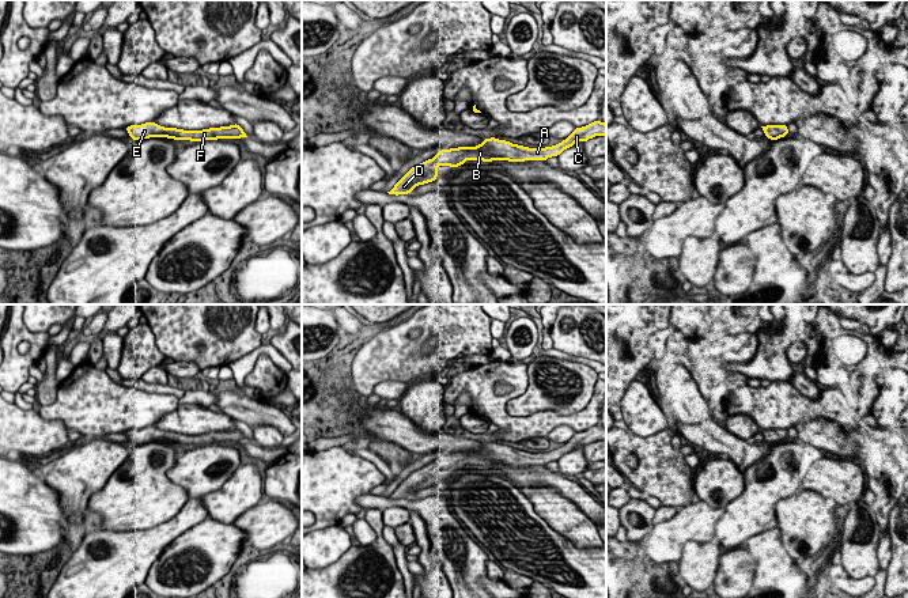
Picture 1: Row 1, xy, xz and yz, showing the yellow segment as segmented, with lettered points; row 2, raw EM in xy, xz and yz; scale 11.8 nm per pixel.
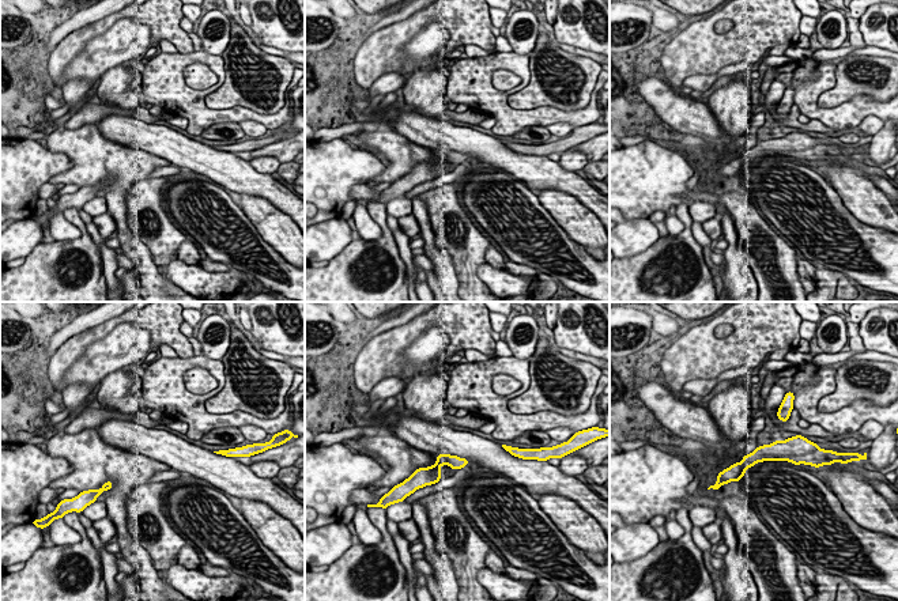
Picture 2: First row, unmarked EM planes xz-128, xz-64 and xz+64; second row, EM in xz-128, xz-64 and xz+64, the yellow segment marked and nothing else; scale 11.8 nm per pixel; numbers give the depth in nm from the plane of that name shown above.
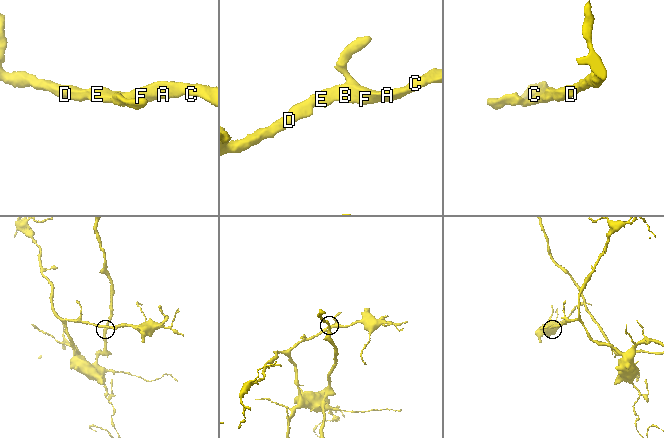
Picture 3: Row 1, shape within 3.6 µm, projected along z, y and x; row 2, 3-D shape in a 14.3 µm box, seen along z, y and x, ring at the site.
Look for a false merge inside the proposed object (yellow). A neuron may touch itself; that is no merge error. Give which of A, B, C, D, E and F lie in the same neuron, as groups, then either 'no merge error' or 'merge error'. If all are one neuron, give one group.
A B C D E F | no merge error

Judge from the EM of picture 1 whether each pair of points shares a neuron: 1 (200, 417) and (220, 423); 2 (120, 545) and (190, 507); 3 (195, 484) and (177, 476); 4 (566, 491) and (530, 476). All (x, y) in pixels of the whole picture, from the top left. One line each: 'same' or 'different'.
1: same
2: same
3: same
4: same

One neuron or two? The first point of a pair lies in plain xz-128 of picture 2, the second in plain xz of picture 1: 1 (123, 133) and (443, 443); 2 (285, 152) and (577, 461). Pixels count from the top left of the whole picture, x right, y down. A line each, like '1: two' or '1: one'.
1: one
2: two

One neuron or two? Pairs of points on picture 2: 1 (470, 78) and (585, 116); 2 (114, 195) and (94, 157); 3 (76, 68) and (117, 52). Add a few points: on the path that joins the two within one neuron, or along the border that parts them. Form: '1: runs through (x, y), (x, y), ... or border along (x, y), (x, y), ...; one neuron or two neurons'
1: runs through (494, 104), (508, 117), (555, 116); one neuron
2: runs through (119, 184), (119, 176), (105, 162); one neuron
3: runs through (86, 65), (101, 53), (108, 52); one neuron

